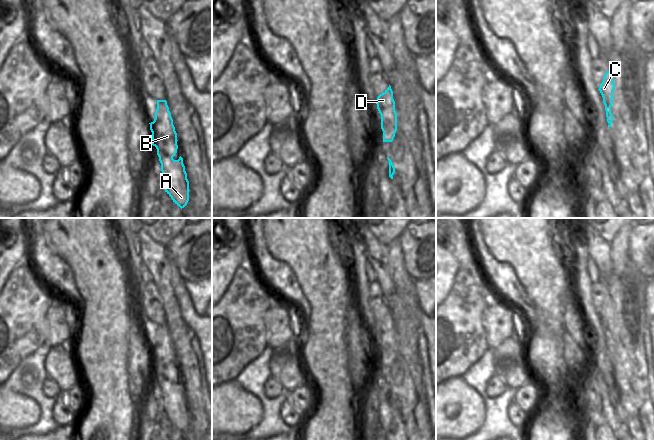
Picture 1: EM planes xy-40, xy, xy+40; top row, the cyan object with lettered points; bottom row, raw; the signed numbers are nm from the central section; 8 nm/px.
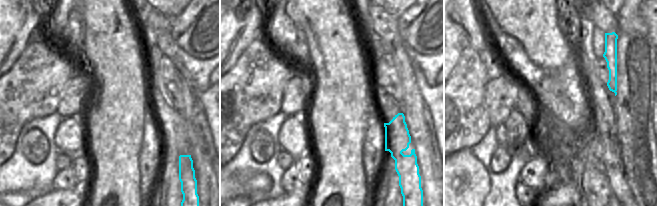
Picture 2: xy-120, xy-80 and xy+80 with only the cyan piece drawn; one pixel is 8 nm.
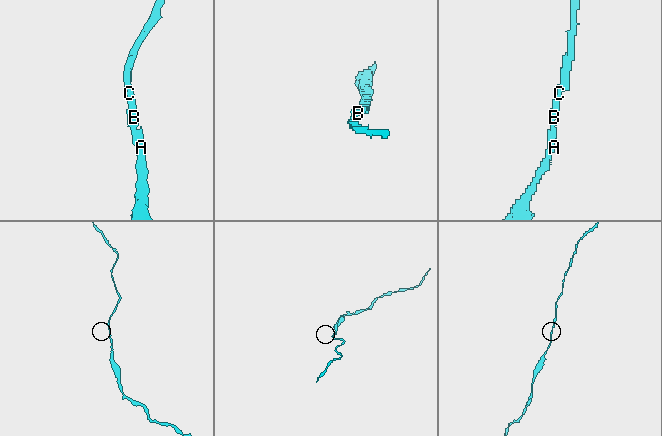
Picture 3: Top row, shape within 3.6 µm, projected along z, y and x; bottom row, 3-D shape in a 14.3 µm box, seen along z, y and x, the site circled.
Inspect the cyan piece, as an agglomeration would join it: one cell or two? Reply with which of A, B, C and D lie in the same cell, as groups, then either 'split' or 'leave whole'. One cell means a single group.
groups A B C D; leave whole

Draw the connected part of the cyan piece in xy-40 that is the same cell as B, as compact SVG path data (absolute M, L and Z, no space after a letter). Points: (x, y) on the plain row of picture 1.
M157 324L157 333L155 335L155 343L150 348L152 356L152 369L157 373L157 379L161 387L161 395L163 397L163 413L171 421L173 426L181 433L184 432L189 425L189 405L183 388L183 382L180 380L178 384L173 381L177 377L177 357L173 349L173 343L169 335L166 324Z

